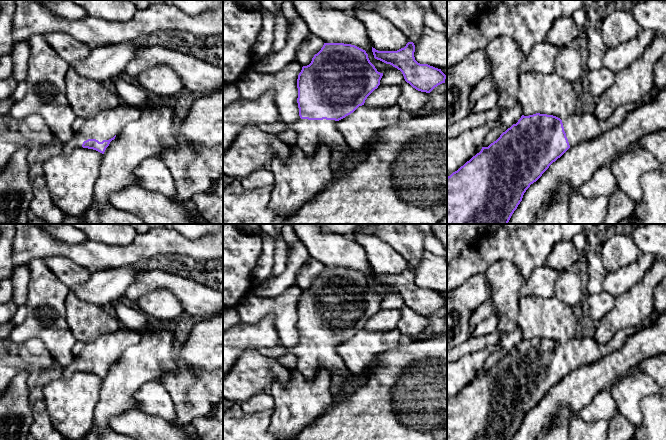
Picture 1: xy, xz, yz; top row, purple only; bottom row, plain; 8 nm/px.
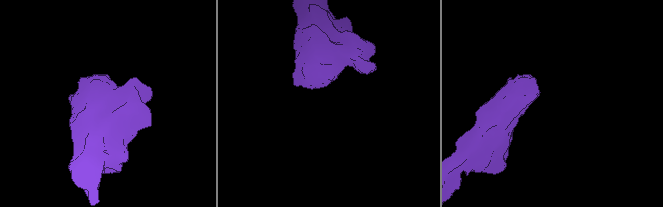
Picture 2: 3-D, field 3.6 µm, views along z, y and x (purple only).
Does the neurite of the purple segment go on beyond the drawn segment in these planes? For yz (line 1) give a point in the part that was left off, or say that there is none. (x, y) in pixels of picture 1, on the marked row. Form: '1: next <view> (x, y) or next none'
1: next yz (579, 127)

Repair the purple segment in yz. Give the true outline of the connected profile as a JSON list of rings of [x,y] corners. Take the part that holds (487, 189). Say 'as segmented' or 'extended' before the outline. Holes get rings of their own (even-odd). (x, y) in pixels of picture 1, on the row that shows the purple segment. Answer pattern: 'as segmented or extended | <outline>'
extended | [[[654,87],[642,100],[635,104],[626,104],[617,108],[606,120],[599,120],[594,113],[574,113],[562,120],[553,115],[536,113],[529,116],[522,115],[516,124],[513,124],[500,137],[491,143],[488,147],[482,147],[481,151],[461,166],[457,171],[453,172],[447,177],[447,224],[508,224],[512,214],[517,209],[522,201],[523,195],[531,184],[536,182],[542,174],[549,168],[549,166],[560,158],[570,147],[576,146],[581,142],[593,140],[608,130],[619,126],[625,119],[626,115],[631,111],[642,107],[643,105],[653,101],[655,97],[661,92],[662,89]]]

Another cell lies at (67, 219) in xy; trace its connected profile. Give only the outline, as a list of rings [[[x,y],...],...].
[[[65,215],[63,221],[60,224],[85,224],[84,217],[75,218],[73,216]]]

